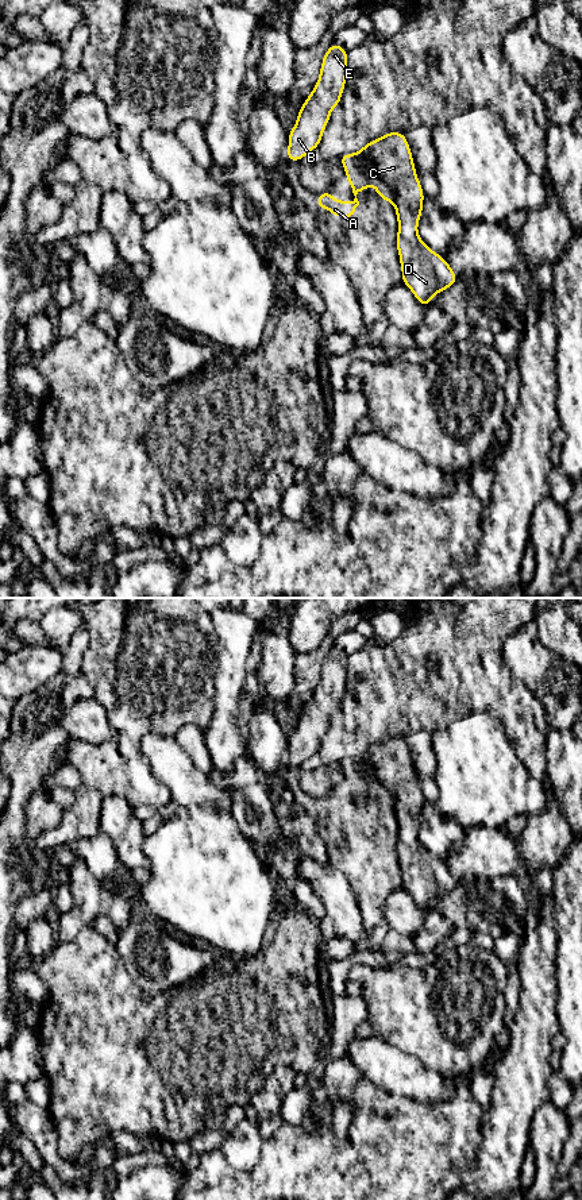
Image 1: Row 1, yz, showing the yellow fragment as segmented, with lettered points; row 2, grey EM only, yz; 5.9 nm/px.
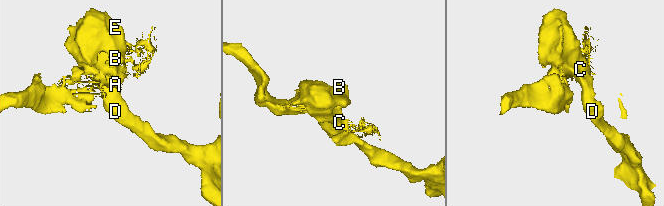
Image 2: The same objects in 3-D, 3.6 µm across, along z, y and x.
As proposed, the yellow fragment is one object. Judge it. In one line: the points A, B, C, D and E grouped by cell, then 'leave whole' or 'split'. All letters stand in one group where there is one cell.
A / B C D E | split

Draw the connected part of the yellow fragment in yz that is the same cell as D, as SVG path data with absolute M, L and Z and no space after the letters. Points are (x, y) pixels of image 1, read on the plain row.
M390 736L370 745L355 760L394 796L394 814L398 825L396 848L402 888L427 912L431 903L455 890L458 881L444 861L432 856L419 841L417 827L421 823L425 802L406 741Z

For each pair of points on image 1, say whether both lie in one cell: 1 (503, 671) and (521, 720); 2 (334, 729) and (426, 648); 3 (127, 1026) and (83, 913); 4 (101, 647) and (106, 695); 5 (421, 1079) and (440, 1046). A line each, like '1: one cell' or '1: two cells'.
1: one cell
2: one cell
3: two cells
4: one cell
5: two cells

